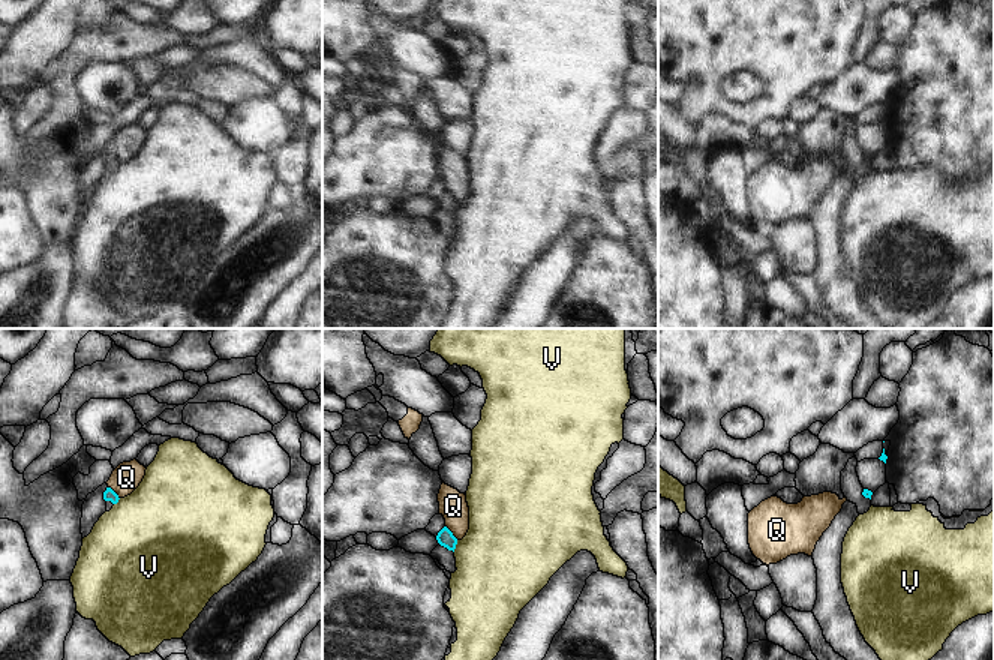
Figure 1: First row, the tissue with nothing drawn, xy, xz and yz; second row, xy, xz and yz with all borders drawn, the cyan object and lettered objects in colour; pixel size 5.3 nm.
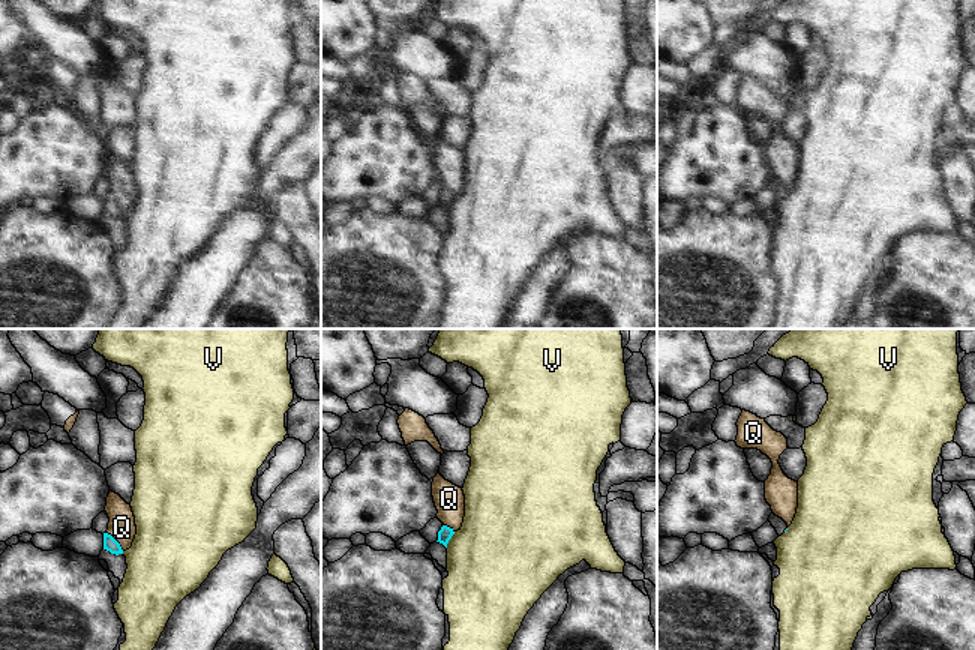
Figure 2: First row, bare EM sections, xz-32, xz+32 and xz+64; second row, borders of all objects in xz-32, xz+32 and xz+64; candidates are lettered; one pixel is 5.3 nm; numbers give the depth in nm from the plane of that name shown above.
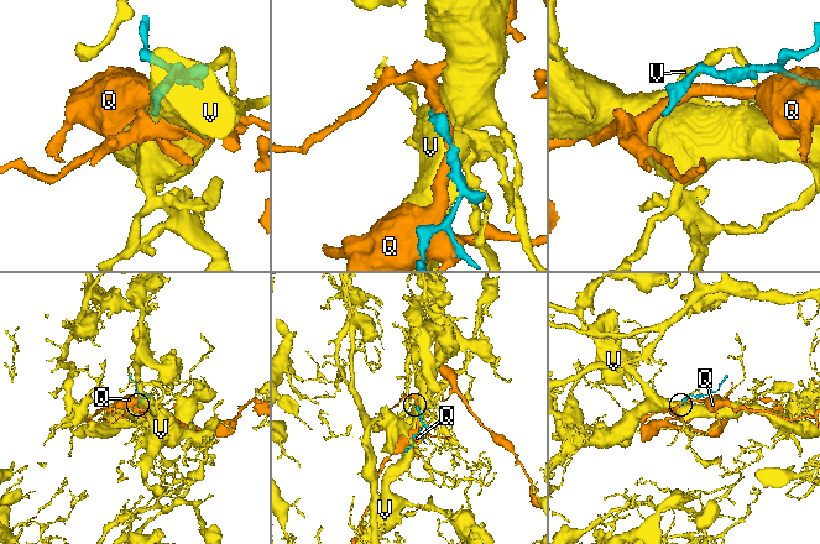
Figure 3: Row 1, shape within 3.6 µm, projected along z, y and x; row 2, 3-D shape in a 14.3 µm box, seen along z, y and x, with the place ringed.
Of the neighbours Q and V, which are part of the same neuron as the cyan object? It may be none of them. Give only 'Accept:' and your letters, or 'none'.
Accept: none

